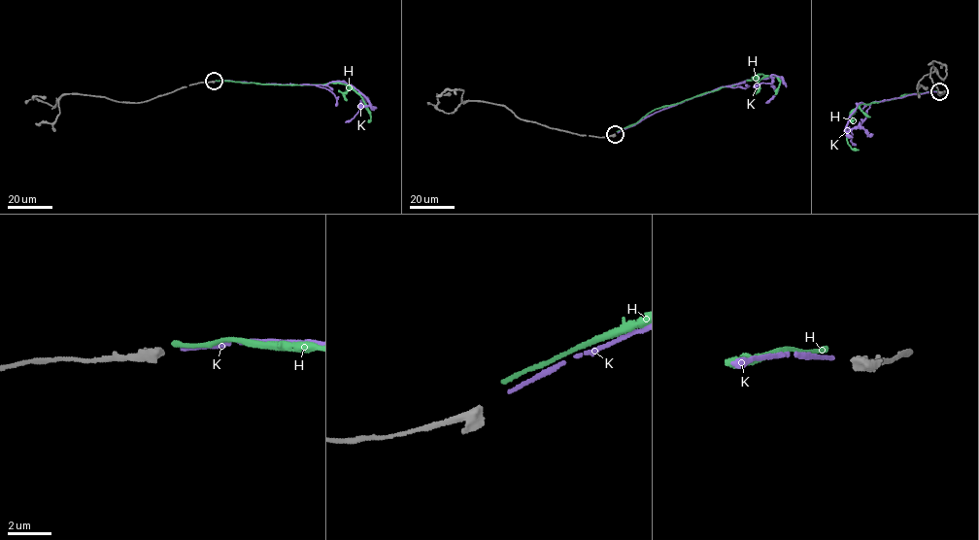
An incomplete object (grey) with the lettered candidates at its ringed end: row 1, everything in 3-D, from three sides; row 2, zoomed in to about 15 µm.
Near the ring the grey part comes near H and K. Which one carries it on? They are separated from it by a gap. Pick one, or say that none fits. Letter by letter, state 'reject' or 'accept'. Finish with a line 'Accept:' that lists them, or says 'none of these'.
H: reject
K: reject
Accept: none of these

